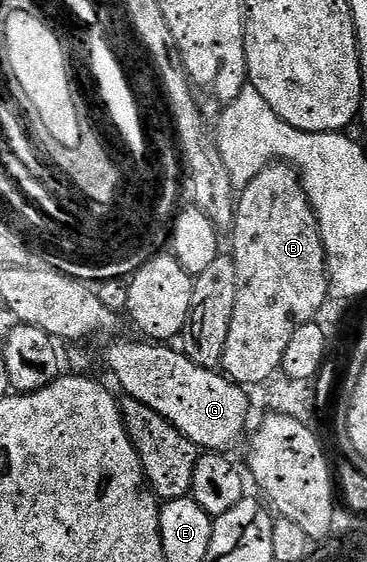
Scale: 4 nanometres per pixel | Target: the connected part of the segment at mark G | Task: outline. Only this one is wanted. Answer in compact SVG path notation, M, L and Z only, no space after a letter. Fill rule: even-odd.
M123 340L117 342L105 354L105 362L109 365L111 373L117 377L119 385L125 389L128 397L147 404L147 408L155 408L159 416L163 416L176 430L187 440L191 440L194 446L205 452L225 452L227 448L245 430L245 417L249 414L249 398L244 389L236 382L230 380L224 373L217 370L208 370L199 364L195 364L181 353L180 349L169 344L154 344L149 340L141 342L129 342Z

